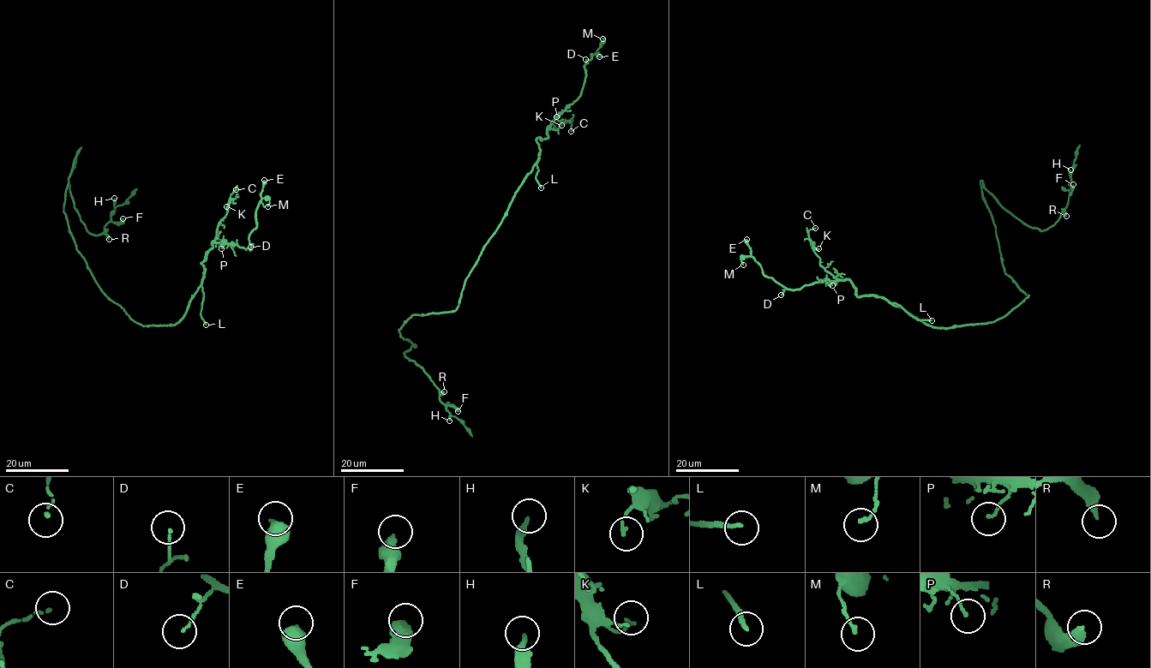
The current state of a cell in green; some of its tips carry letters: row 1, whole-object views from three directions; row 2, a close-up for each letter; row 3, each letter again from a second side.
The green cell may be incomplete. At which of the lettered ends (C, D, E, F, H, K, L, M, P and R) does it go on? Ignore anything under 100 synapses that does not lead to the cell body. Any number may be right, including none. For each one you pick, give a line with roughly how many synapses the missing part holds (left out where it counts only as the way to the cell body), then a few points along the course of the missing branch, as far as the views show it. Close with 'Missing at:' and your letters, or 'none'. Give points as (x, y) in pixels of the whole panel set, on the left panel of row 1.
L: missing branch runs (206, 325), (257, 385), (256, 407), (260, 412)
Missing at: L

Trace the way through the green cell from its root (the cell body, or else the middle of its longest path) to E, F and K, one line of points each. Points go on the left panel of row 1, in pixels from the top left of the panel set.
E: (123, 311), (144, 325), (178, 322), (203, 277), (201, 263), (212, 241), (250, 249), (264, 180)
F: (123, 311), (94, 279), (64, 211), (80, 148), (68, 187), (87, 232), (104, 233), (106, 223), (122, 218)
K: (123, 311), (134, 322), (144, 325), (174, 325), (182, 318), (203, 277), (201, 263), (212, 246), (226, 206)

